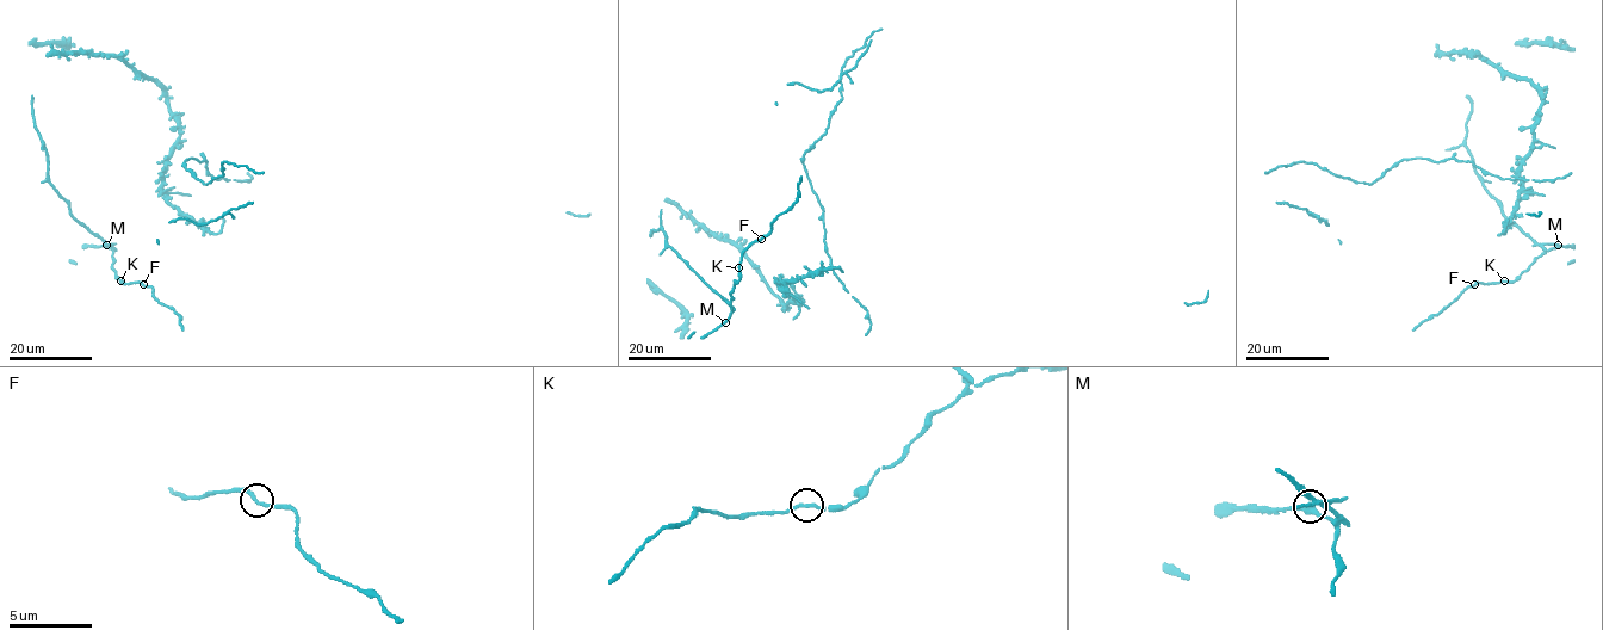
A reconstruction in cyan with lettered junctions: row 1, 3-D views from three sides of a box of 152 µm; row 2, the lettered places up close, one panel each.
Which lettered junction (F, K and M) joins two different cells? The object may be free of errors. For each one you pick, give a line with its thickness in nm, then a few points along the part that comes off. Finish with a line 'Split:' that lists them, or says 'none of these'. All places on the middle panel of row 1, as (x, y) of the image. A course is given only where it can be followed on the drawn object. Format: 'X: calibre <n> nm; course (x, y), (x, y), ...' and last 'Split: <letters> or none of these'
M: calibre 220 nm
Split: M

